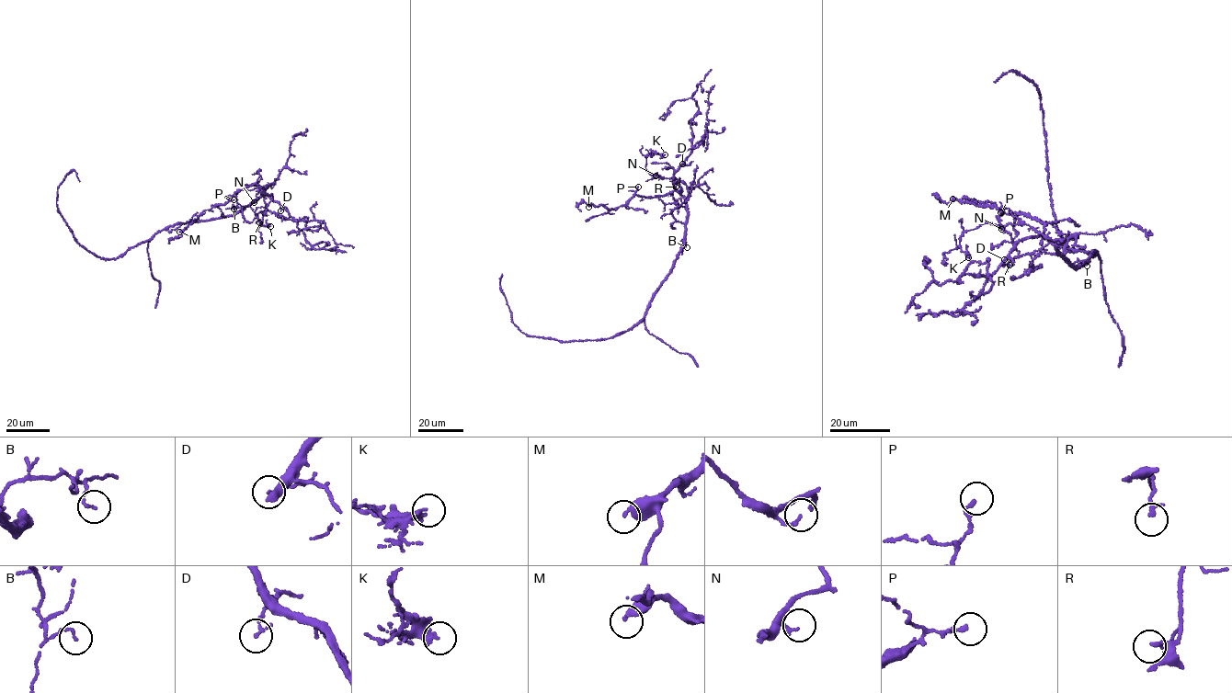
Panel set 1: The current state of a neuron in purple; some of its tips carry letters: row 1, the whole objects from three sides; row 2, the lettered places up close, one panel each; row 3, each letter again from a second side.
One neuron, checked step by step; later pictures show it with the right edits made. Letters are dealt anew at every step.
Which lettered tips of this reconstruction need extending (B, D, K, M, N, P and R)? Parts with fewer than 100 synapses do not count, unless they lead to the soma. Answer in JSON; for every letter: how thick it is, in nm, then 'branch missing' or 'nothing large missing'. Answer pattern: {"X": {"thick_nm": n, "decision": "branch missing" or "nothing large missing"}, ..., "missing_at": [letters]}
{"B": {"thick_nm": 110, "decision": "nothing large missing"}, "D": {"thick_nm": 150, "decision": "nothing large missing"}, "K": {"thick_nm": 200, "decision": "nothing large missing"}, "M": {"thick_nm": 360, "decision": "branch missing"}, "N": {"thick_nm": 140, "decision": "nothing large missing"}, "P": {"thick_nm": 180, "decision": "nothing large missing"}, "R": {"thick_nm": 180, "decision": "nothing large missing"}, "missing_at": ["M"]}

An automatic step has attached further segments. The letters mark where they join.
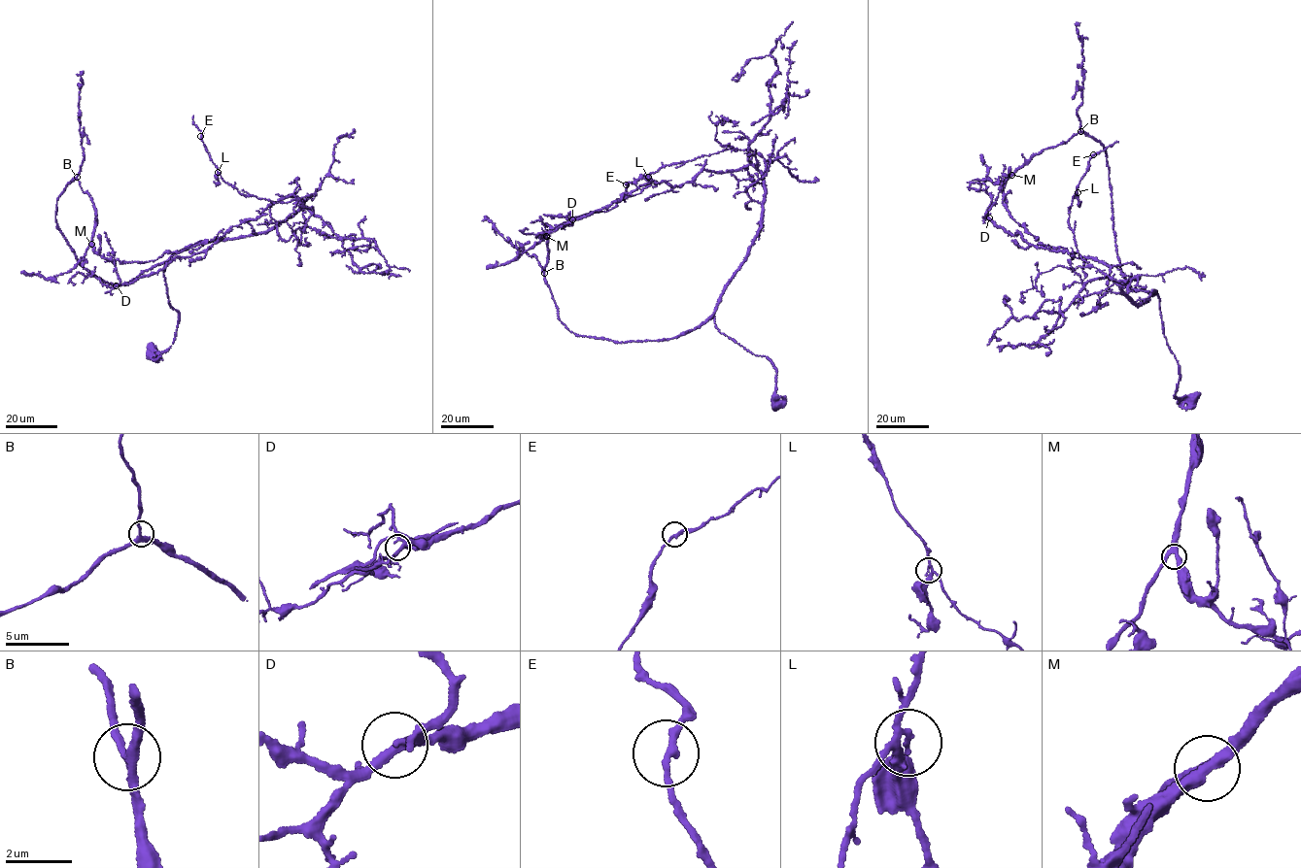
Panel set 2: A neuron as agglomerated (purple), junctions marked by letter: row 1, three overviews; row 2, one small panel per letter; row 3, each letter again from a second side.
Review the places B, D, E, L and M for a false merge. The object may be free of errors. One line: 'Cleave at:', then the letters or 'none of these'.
Cleave at: none of these

